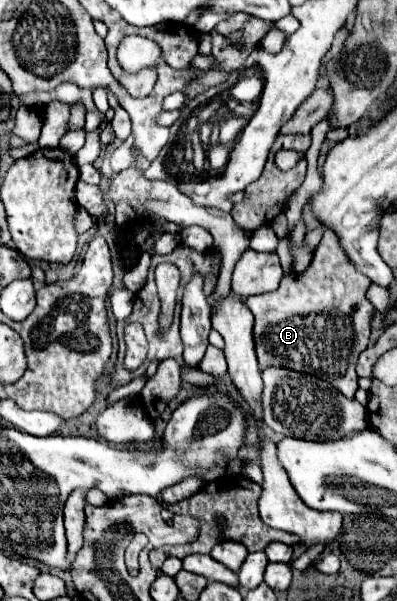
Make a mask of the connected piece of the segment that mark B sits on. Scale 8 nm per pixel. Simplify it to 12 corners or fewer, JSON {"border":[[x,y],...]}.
{"border":[[325,230],[305,272],[249,296],[259,368],[353,398],[371,280]]}

